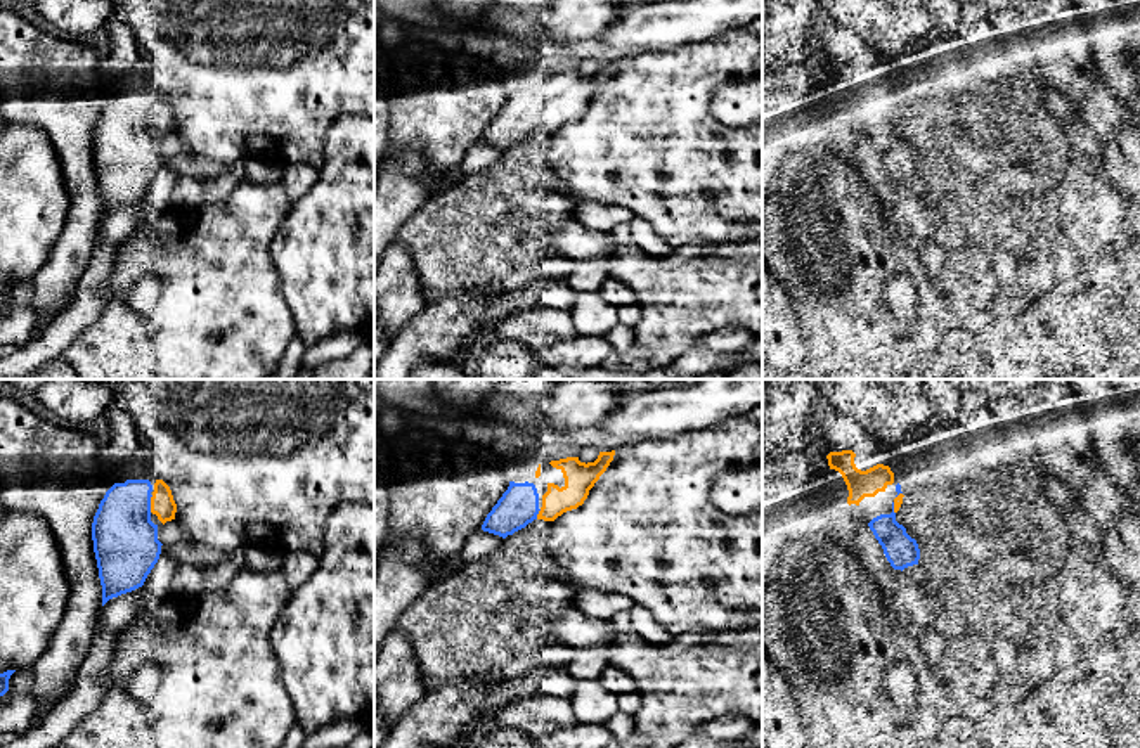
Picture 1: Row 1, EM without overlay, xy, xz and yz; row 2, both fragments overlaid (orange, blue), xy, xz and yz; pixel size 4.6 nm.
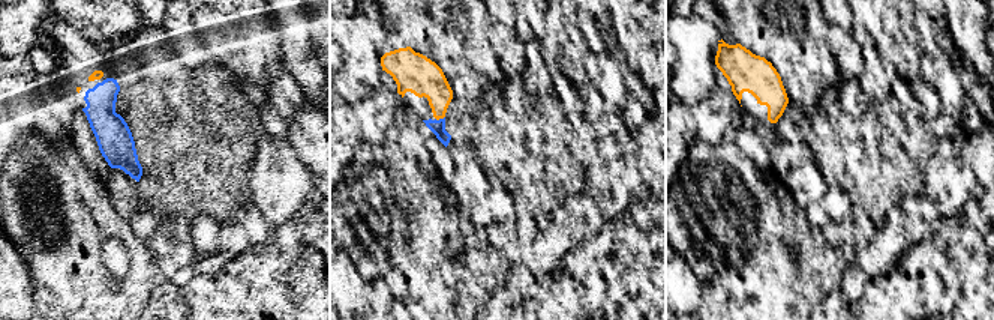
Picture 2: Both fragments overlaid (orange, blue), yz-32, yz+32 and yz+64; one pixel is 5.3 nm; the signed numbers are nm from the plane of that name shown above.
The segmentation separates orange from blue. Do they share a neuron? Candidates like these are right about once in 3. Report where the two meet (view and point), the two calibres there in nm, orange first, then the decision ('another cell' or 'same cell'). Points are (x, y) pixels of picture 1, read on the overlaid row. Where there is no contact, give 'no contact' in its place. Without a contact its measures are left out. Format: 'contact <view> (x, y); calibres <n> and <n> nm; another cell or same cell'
contact xy (151, 504); calibres 110 and 300 nm; same cell

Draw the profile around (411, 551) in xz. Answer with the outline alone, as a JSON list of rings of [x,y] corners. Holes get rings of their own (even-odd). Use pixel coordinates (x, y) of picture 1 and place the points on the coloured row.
[[[402,538],[400,540],[400,558],[407,563],[423,564],[424,563],[424,552],[423,552],[419,540]]]

